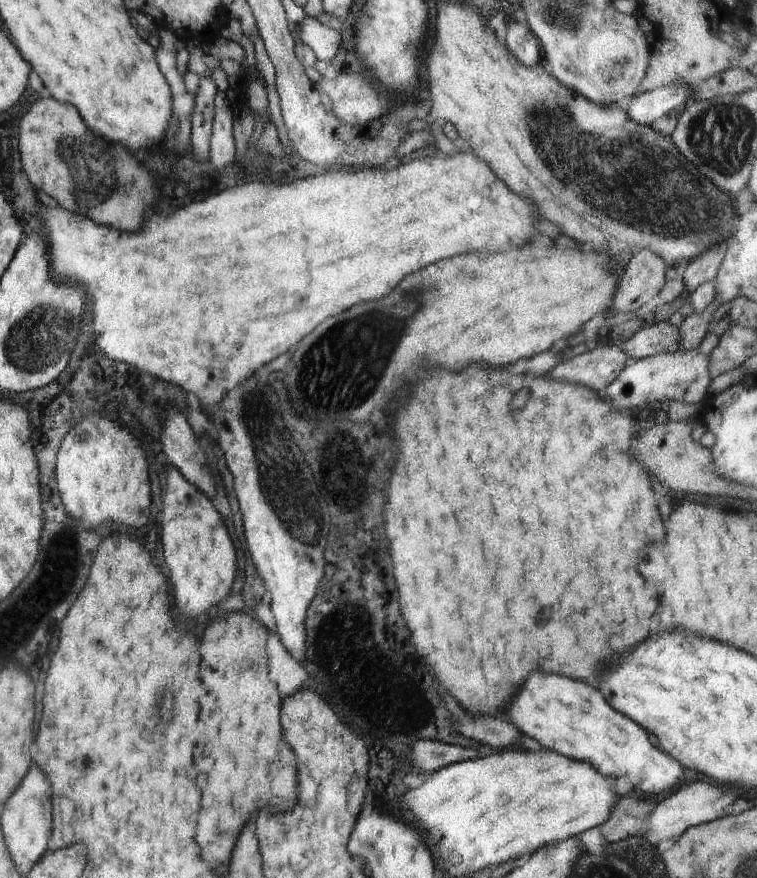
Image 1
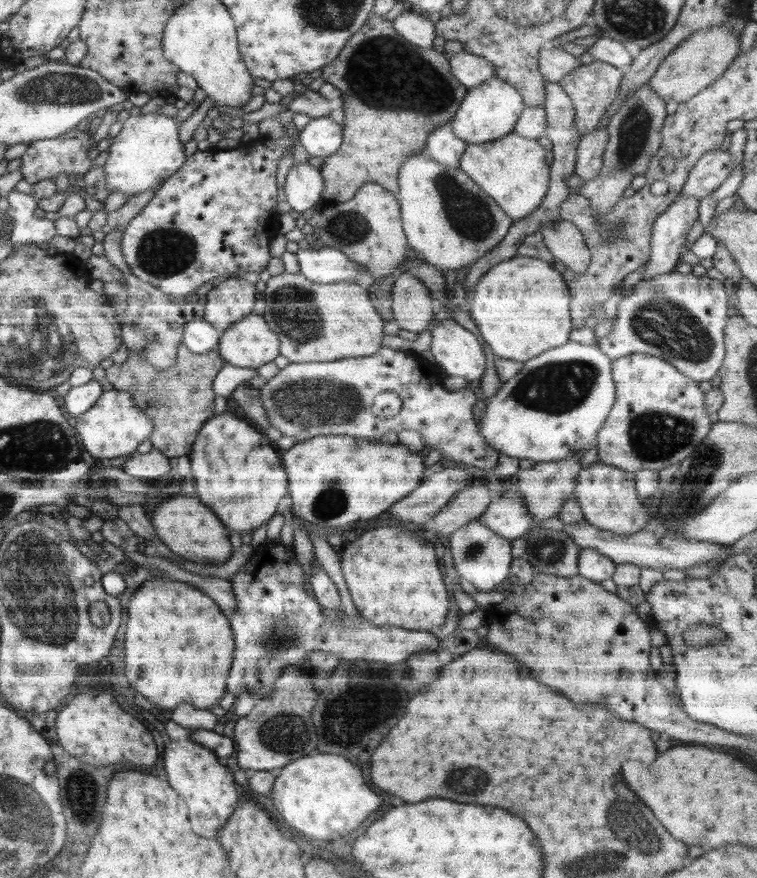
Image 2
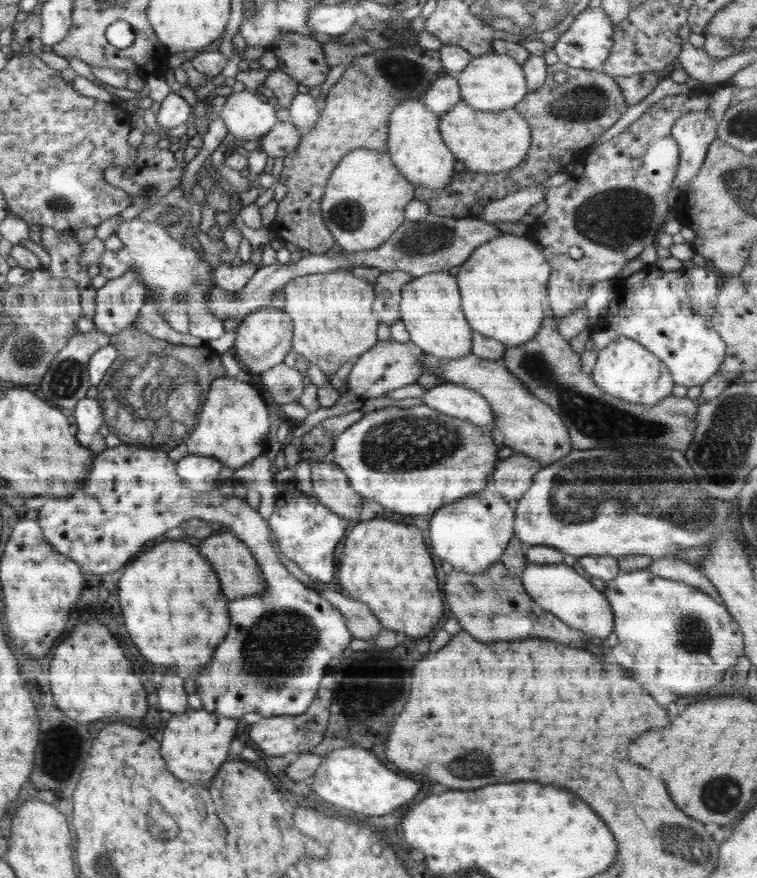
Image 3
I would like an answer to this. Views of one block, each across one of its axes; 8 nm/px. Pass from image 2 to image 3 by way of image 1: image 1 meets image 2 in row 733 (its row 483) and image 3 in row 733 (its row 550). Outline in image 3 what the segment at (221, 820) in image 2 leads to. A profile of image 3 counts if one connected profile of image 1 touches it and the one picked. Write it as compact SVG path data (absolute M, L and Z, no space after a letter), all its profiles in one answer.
M188 707L183 713L175 713L164 728L164 740L160 754L168 764L168 770L192 784L206 784L216 776L218 768L228 760L228 748L236 737L239 719L212 714L206 709Z

